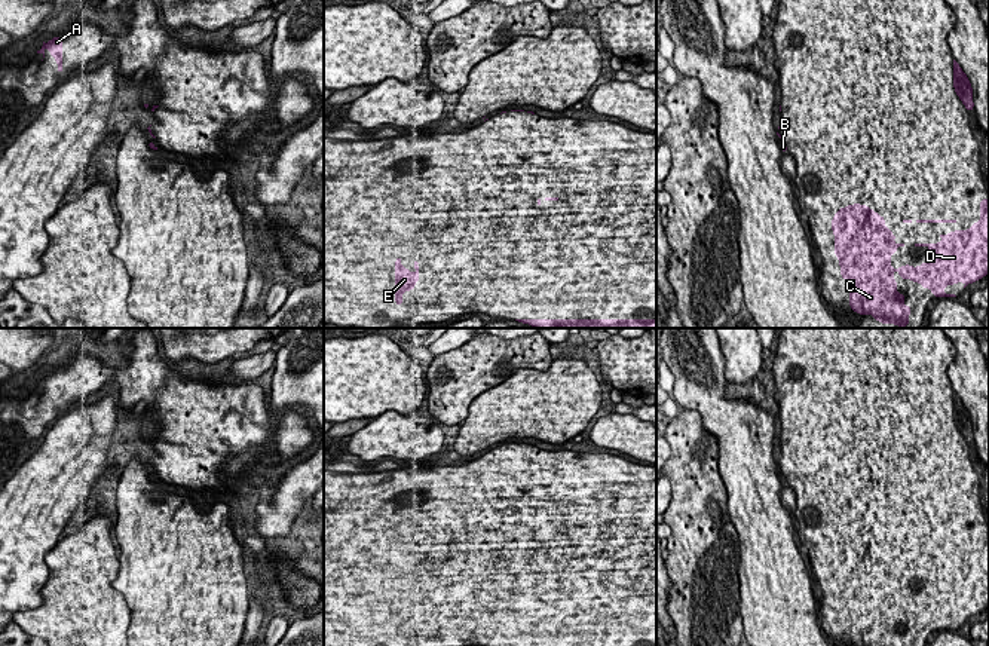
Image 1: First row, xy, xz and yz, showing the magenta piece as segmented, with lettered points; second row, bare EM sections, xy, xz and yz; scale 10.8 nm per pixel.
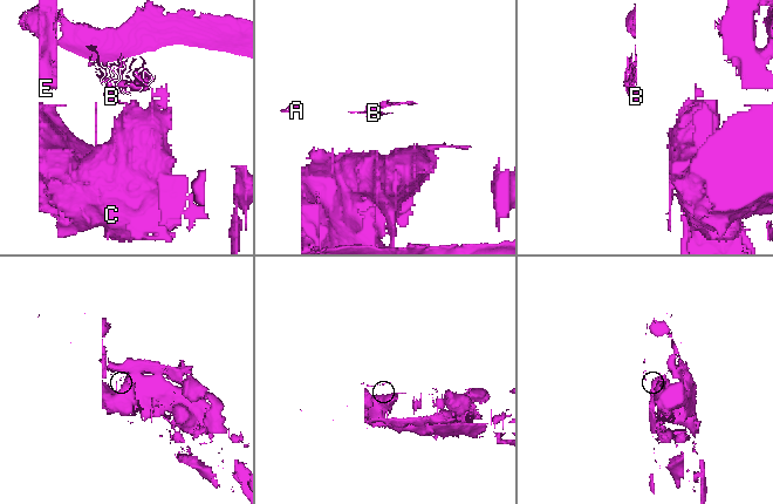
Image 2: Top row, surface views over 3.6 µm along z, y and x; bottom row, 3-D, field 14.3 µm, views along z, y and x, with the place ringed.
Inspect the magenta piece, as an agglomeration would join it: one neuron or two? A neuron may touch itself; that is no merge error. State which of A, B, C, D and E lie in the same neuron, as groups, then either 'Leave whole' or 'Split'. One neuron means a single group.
Groups: A B C D E. Leave whole

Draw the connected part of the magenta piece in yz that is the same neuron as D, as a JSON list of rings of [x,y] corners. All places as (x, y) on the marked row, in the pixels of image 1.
[[[980,199],[980,221],[973,223],[964,232],[956,229],[947,235],[940,235],[937,244],[915,244],[915,247],[928,247],[927,261],[918,267],[903,264],[901,267],[891,267],[891,254],[897,252],[898,247],[904,244],[894,244],[897,235],[885,227],[885,217],[872,211],[867,205],[846,205],[838,208],[832,217],[832,232],[835,233],[835,255],[841,263],[841,276],[849,287],[849,307],[858,315],[872,315],[881,324],[895,324],[897,327],[909,327],[909,313],[912,306],[904,306],[906,294],[897,293],[897,279],[894,270],[900,273],[901,279],[912,279],[921,284],[922,288],[930,288],[933,297],[956,297],[946,294],[946,285],[964,282],[964,288],[989,273],[989,199]]]

